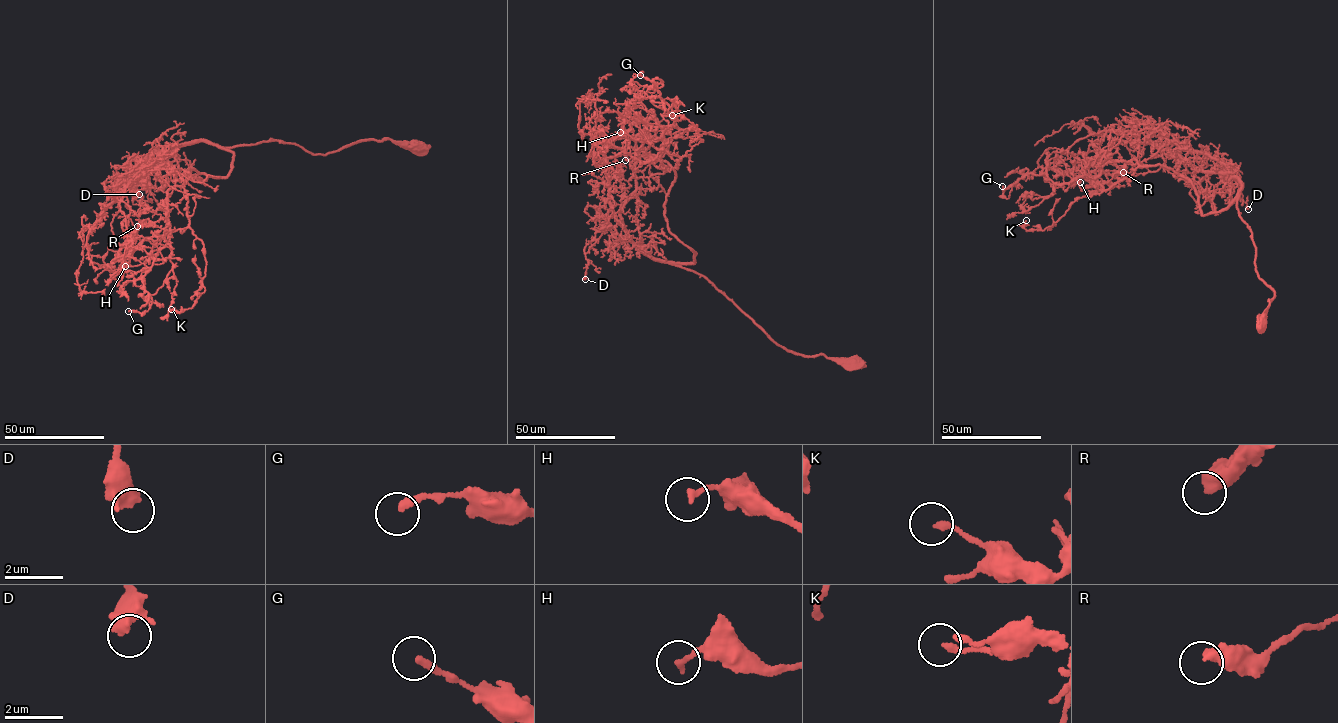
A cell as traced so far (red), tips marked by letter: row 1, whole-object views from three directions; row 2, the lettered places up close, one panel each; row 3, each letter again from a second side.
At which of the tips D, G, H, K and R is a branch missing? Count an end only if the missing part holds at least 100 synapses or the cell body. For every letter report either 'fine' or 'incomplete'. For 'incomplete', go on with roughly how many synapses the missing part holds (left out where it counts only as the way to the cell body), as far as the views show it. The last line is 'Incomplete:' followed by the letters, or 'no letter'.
D: fine
G: fine
H: fine
K: fine
R: fine
Incomplete: no letter

